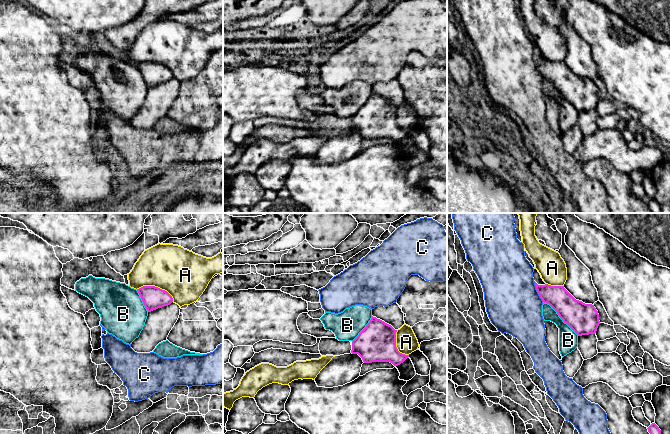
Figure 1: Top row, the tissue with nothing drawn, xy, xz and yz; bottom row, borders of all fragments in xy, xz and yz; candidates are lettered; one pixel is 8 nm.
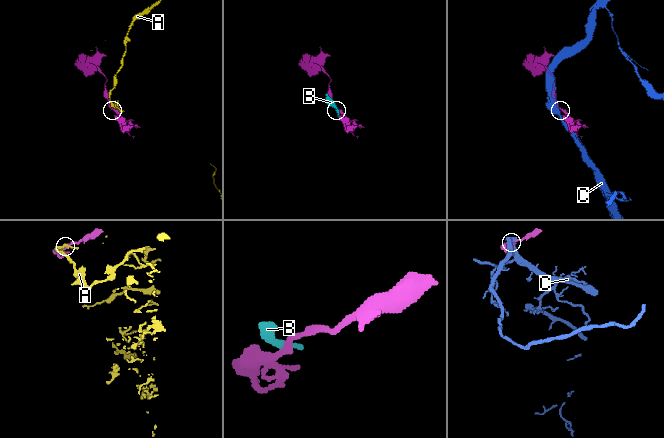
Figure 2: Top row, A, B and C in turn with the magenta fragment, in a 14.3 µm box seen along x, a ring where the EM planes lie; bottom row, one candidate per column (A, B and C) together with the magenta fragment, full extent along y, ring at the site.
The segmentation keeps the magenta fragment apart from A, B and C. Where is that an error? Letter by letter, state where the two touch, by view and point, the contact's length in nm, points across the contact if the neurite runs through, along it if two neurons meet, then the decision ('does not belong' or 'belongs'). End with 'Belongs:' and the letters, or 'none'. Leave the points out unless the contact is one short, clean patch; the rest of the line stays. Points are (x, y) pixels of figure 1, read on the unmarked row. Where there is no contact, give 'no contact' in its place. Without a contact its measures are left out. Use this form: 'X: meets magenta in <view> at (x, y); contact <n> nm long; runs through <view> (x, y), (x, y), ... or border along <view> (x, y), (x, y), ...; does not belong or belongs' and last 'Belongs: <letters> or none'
A: meets magenta in xy at (156, 63); contact 320 nm long; does not belong
B: meets magenta in yz at (560, 93); contact 400 nm long; border along yz (543, 77), (578, 111); does not belong
C: meets magenta in yz at (537, 67); contact 180 nm long; does not belong
Belongs: none

